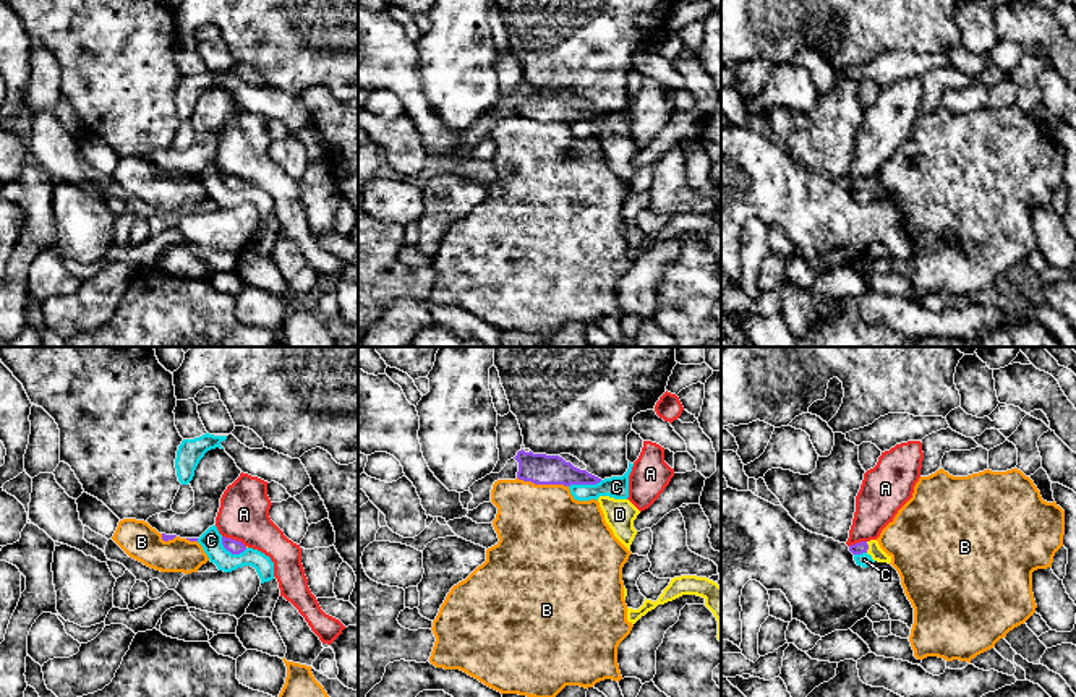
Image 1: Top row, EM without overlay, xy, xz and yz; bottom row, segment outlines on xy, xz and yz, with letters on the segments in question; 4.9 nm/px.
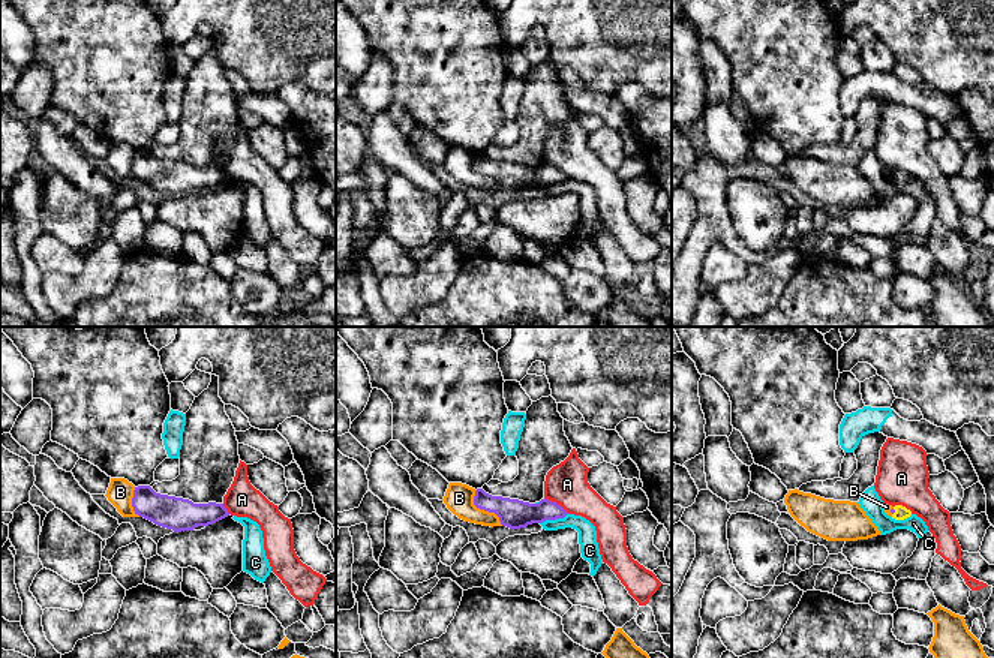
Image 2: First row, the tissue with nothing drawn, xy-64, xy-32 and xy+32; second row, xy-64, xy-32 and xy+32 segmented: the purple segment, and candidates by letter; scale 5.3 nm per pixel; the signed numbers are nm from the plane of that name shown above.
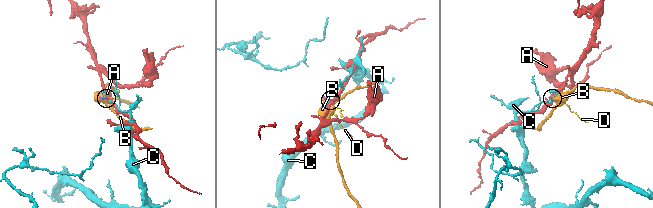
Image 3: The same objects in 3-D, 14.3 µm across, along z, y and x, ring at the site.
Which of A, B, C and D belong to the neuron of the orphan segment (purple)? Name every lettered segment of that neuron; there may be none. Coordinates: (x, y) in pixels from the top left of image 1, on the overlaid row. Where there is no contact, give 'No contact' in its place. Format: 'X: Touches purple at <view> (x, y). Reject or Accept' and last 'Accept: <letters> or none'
A: Touches purple at xy (234, 540). Reject
B: Touches purple at xz (543, 483). Reject
C: Touches purple at xy (230, 551). Reject
D: Touches purple at yz (867, 547). Accept
Accept: D

